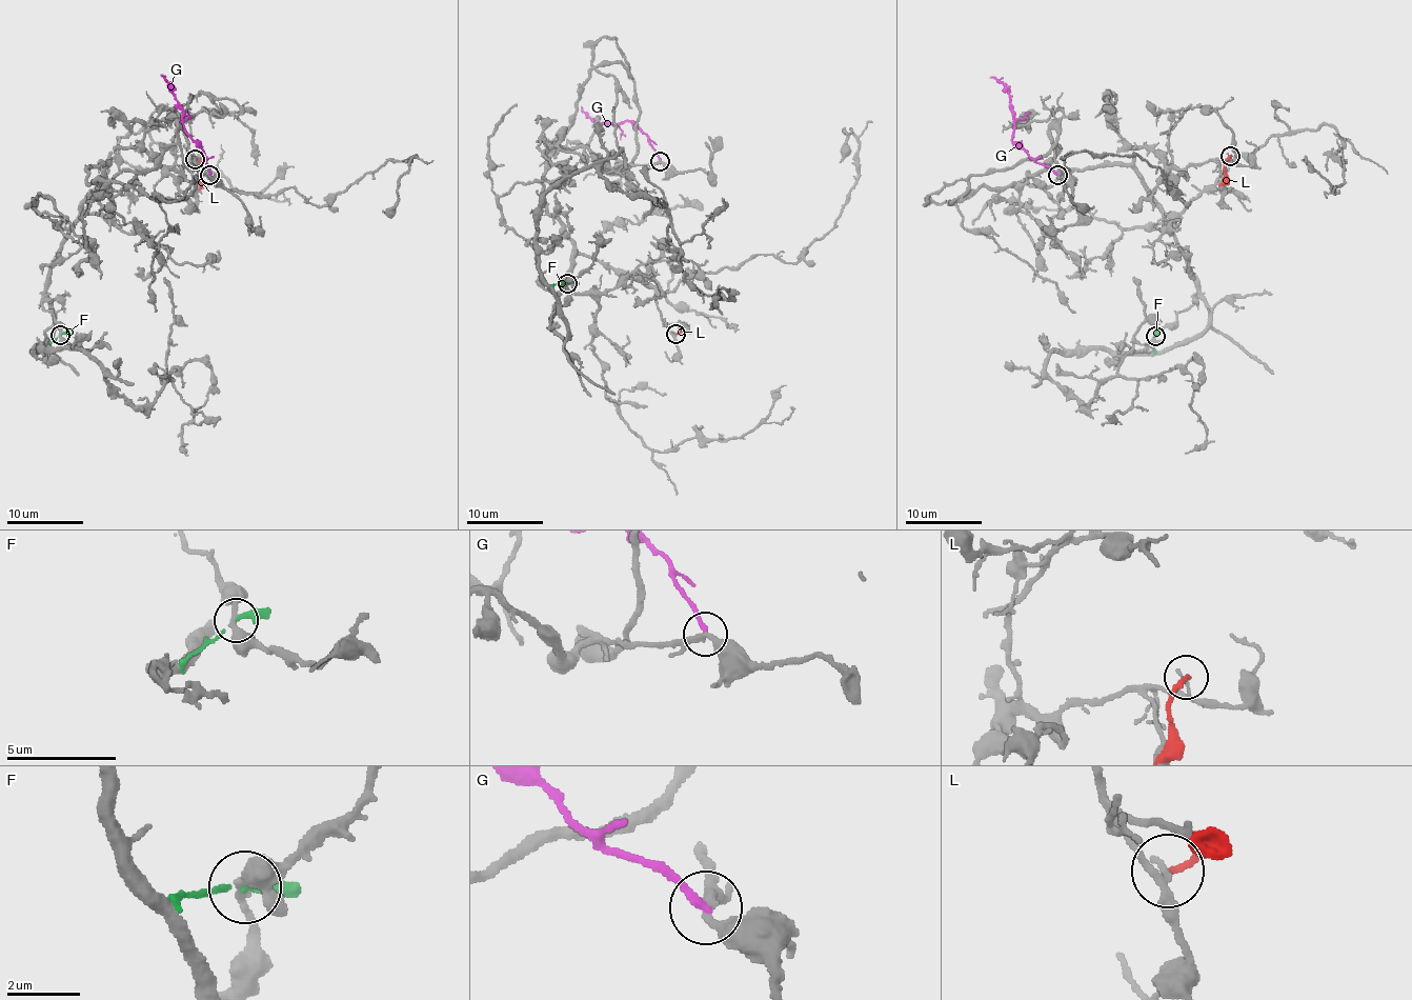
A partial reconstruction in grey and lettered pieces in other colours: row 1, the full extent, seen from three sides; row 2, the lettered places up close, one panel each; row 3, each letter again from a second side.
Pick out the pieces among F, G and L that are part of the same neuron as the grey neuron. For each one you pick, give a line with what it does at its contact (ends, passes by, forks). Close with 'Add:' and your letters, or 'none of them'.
Add: none of them

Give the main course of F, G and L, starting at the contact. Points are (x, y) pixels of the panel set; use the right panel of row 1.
F: (1155, 335), (1155, 355)
G: (1058, 174), (1013, 142), (1013, 110), (1007, 88), (989, 77)
L: (1230, 155), (1225, 163), (1225, 180), (1218, 186)

